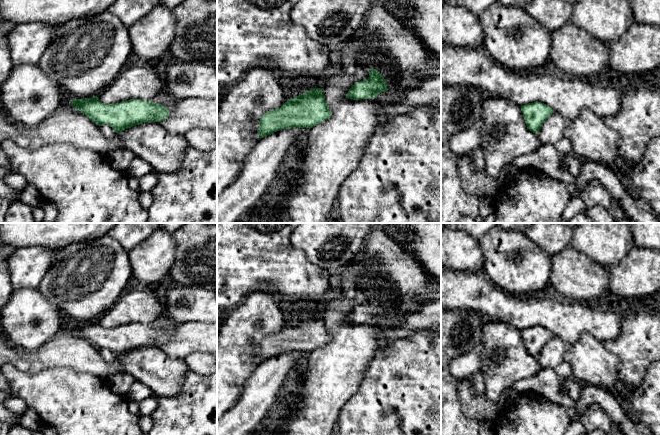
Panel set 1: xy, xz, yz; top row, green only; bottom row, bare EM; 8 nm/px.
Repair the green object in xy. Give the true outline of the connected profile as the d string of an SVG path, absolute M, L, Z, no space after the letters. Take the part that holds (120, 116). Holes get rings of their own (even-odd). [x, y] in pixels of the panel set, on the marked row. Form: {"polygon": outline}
{"polygon": "M96 96L74 99L71 106L81 111L99 126L105 124L111 126L116 133L145 122L164 121L170 115L166 106L139 99L104 104Z"}

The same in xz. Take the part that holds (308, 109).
{"polygon": "M321 88L288 99L280 108L265 113L259 122L260 139L286 128L312 128L331 117Z"}

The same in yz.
{"polygon": "M541 102L528 103L521 106L527 128L537 134L545 120L554 113L554 110Z"}

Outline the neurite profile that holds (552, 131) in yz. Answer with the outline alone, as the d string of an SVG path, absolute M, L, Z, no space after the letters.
M557 112L552 113L536 134L541 145L551 144L559 155L572 154L571 141L565 137L564 131L569 126L570 120Z

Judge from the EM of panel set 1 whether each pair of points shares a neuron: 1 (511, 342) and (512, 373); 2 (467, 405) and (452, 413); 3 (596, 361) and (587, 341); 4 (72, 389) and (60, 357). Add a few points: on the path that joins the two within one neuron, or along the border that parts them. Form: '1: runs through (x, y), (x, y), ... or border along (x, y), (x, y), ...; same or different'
1: runs through (511, 350), (511, 365); same
2: border along (457, 385), (457, 395), (461, 410), (479, 423); different
3: runs through (591, 356), (587, 352), (587, 346); same
4: border along (41, 370), (69, 367), (87, 373); different

